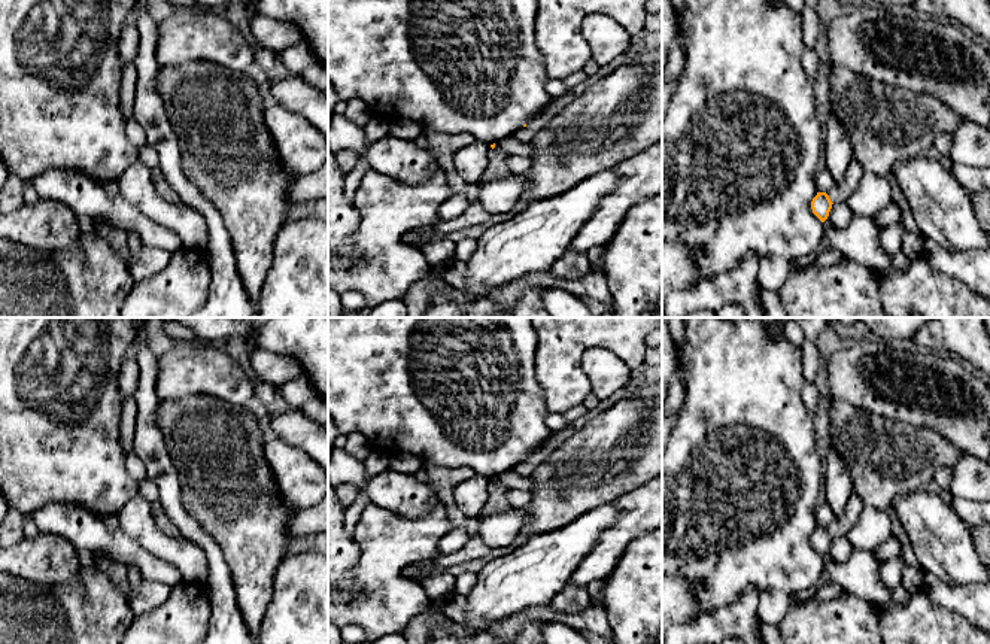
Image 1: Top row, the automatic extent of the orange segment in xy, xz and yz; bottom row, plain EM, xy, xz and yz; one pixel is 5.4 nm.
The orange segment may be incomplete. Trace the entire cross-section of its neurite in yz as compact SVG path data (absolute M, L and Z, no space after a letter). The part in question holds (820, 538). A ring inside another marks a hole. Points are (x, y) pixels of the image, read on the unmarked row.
M851 493L847 504L844 514L841 517L835 517L833 522L826 526L817 526L817 529L811 535L813 547L825 556L829 550L833 537L848 535L850 529L857 523L860 513L863 510L862 499Z

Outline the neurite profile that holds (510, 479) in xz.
M514 470L496 476L492 484L507 487L508 490L510 489L522 489L528 492L534 490L534 483L531 477L523 477L517 474Z

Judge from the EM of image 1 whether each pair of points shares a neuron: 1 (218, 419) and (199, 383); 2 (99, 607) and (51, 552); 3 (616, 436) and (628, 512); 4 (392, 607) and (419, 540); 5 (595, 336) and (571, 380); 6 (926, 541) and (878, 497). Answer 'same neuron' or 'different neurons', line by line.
1: different neurons
2: different neurons
3: different neurons
4: same neuron
5: same neuron
6: different neurons

